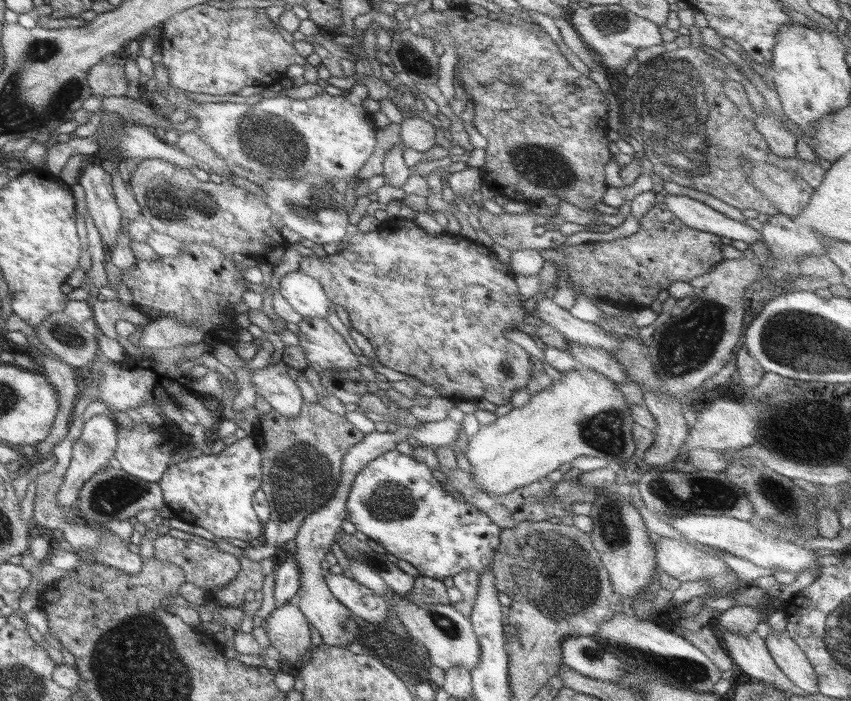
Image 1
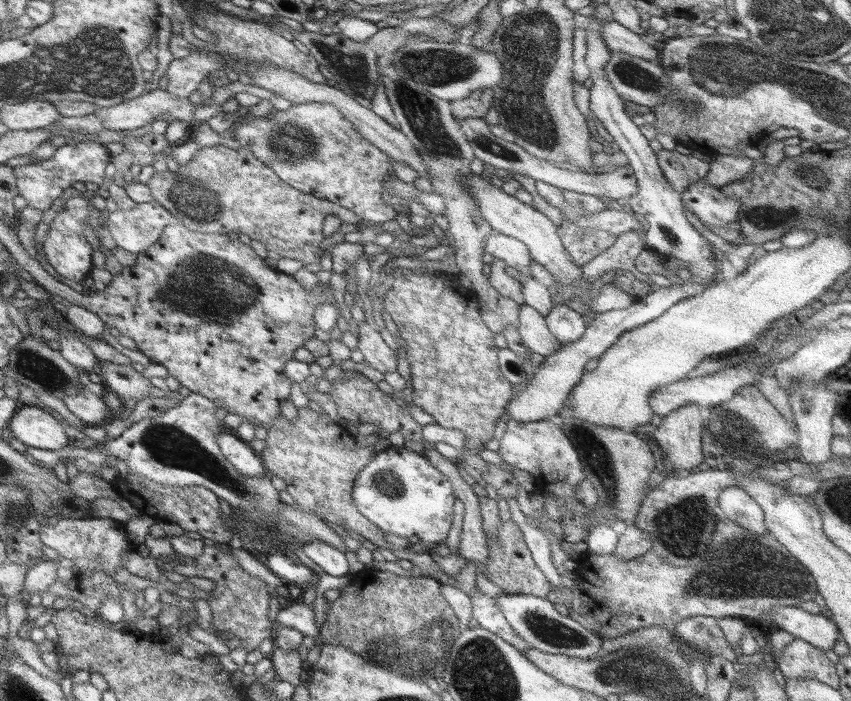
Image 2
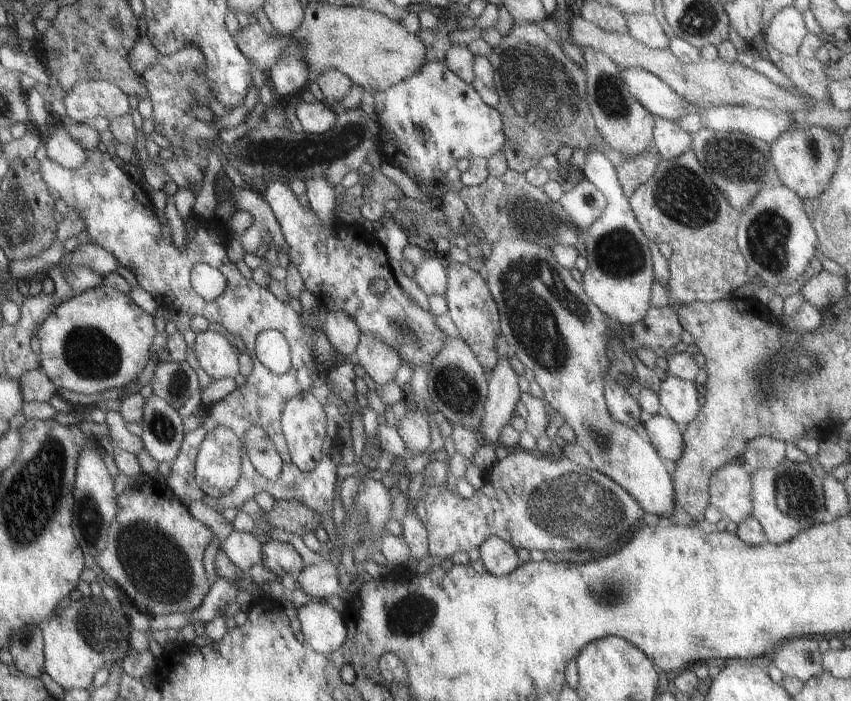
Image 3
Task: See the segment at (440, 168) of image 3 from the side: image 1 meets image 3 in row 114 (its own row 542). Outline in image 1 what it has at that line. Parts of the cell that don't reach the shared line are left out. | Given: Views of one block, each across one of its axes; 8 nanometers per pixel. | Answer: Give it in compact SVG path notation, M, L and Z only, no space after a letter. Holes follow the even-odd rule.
M389 450L379 458L371 460L353 478L353 484L345 502L345 520L351 522L355 530L365 534L369 540L377 542L385 550L385 554L391 554L397 560L411 564L419 572L419 576L425 576L437 582L443 582L445 578L453 578L455 574L461 574L461 572L473 572L479 576L493 566L493 556L499 546L501 528L493 524L487 514L479 512L471 504L457 502L439 484L441 482L437 482L431 476L429 466L409 456L403 456L397 450Z

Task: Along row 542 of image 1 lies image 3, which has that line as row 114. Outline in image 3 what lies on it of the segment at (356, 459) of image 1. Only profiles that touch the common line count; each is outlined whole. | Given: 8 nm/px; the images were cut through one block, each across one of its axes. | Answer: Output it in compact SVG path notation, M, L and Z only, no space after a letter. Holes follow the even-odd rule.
M299 100L295 118L299 120L305 134L325 134L335 124L337 116L333 114L333 110L327 108L325 102L305 104Z

